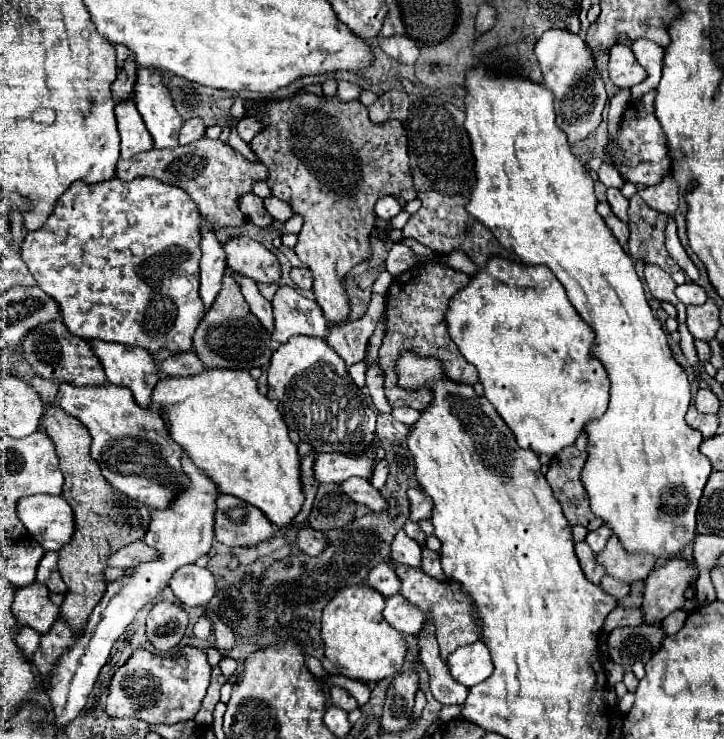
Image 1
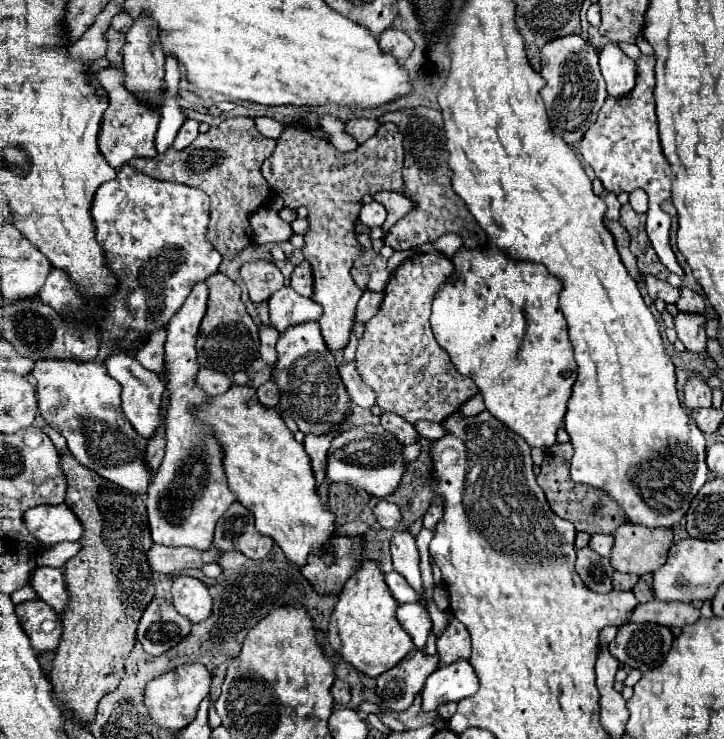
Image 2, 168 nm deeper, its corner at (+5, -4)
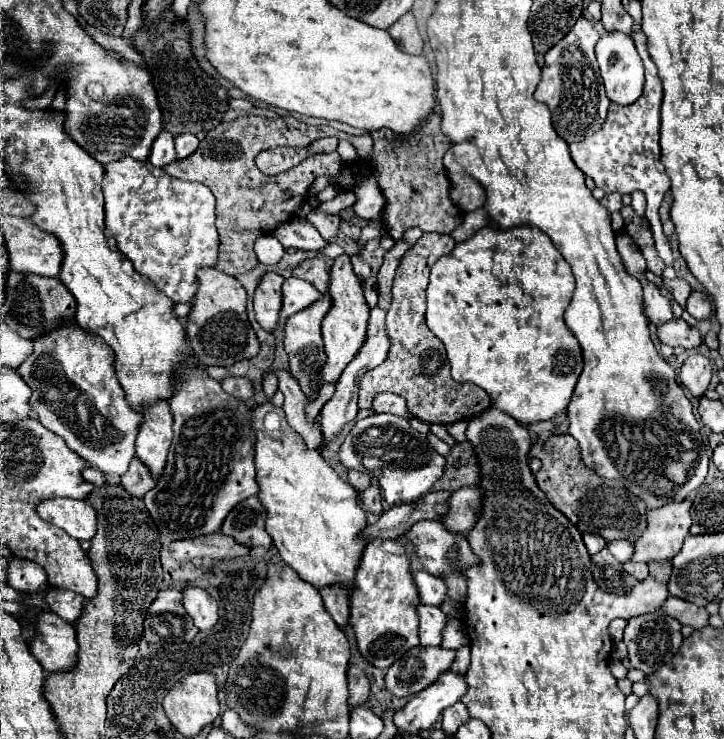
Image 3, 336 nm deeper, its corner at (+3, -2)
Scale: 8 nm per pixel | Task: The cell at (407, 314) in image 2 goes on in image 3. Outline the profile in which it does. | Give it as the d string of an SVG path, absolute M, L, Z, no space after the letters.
M424 233L416 241L416 245L402 257L392 287L392 307L386 317L390 351L382 365L378 365L362 377L358 391L360 409L372 409L374 397L382 391L390 391L404 397L410 407L410 413L426 423L450 425L462 419L472 419L472 415L482 415L490 409L492 399L486 391L482 391L478 385L454 383L454 379L450 379L450 365L446 363L446 351L442 347L442 341L434 337L434 333L430 333L430 329L424 323L424 299L430 267L442 255L448 255L454 249L454 245L456 241L450 235Z

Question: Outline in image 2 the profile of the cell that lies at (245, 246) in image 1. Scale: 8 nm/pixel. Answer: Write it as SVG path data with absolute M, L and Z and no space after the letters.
M266 259L244 263L240 267L240 275L242 275L242 279L248 287L250 299L254 303L268 301L270 295L284 285L284 277L282 277L280 269L272 261L266 261Z

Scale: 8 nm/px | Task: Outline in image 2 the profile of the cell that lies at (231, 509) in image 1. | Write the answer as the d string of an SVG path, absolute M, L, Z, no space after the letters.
M232 503L216 523L214 545L220 551L240 551L250 559L264 559L272 543L270 537L256 531L252 513L240 503Z

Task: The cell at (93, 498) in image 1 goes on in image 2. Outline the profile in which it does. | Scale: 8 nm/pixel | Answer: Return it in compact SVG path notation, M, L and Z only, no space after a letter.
M72 453L60 455L60 469L68 481L66 489L66 505L80 519L84 533L80 537L82 549L78 555L66 561L64 577L68 583L70 603L60 613L62 621L62 637L54 657L54 669L50 673L56 697L64 701L64 705L74 713L74 717L82 723L90 721L96 715L98 701L112 689L118 687L118 681L124 675L124 659L128 657L134 641L136 627L146 609L146 605L154 599L154 583L148 565L144 565L144 553L152 547L152 539L148 533L146 505L140 495L128 493L120 487L114 487L110 481L94 473L92 469L80 465Z

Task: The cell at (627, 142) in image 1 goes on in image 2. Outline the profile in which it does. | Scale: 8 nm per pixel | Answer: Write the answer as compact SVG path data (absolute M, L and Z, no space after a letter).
M642 55L638 61L638 85L624 97L606 97L596 123L584 135L580 143L582 159L594 169L596 177L604 183L604 187L612 193L620 191L634 191L644 189L650 197L646 231L654 251L658 253L660 261L666 265L670 273L684 277L682 267L676 261L676 255L670 247L670 215L660 209L660 201L670 199L672 187L672 171L666 155L662 153L658 141L658 121L654 113L654 57Z

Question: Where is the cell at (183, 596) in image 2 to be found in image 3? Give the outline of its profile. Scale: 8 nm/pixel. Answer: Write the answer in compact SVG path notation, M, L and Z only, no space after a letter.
M184 589L184 607L200 631L212 629L218 621L218 603L204 589Z

